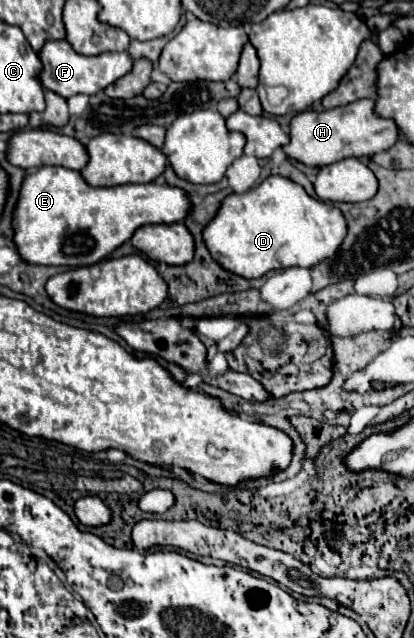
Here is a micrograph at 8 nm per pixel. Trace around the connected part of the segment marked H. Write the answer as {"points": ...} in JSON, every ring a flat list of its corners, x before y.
{"points":[[360,100,336,110,306,110,290,122,290,142,282,148,288,158,312,168,322,168,344,158,370,158,388,150,398,140,398,128,392,120,374,114,374,100]]}

